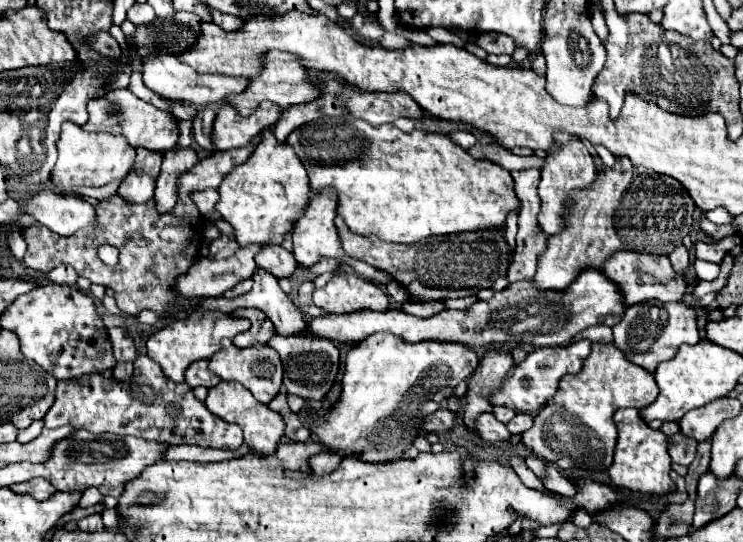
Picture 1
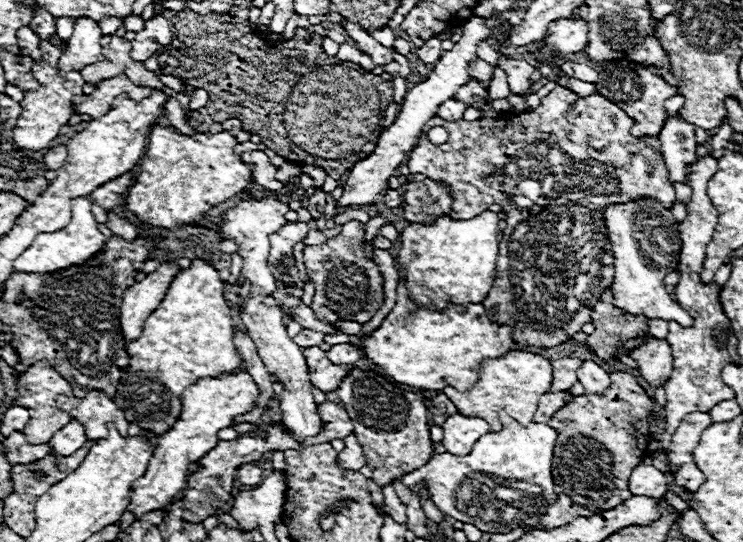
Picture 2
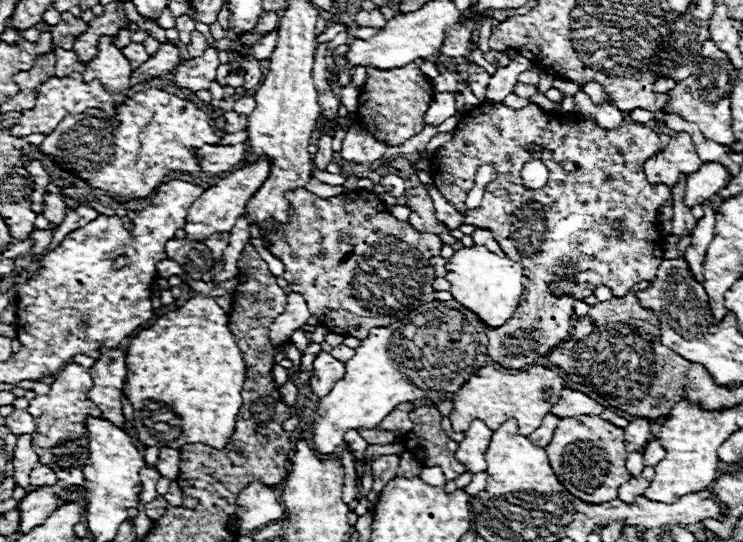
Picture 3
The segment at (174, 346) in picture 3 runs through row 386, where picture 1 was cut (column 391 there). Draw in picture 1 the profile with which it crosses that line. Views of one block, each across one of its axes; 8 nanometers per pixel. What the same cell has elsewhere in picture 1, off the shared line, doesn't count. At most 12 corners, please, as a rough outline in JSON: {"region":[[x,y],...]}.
{"region":[[320,118],[286,142],[352,232],[504,228],[510,172],[446,134]]}

